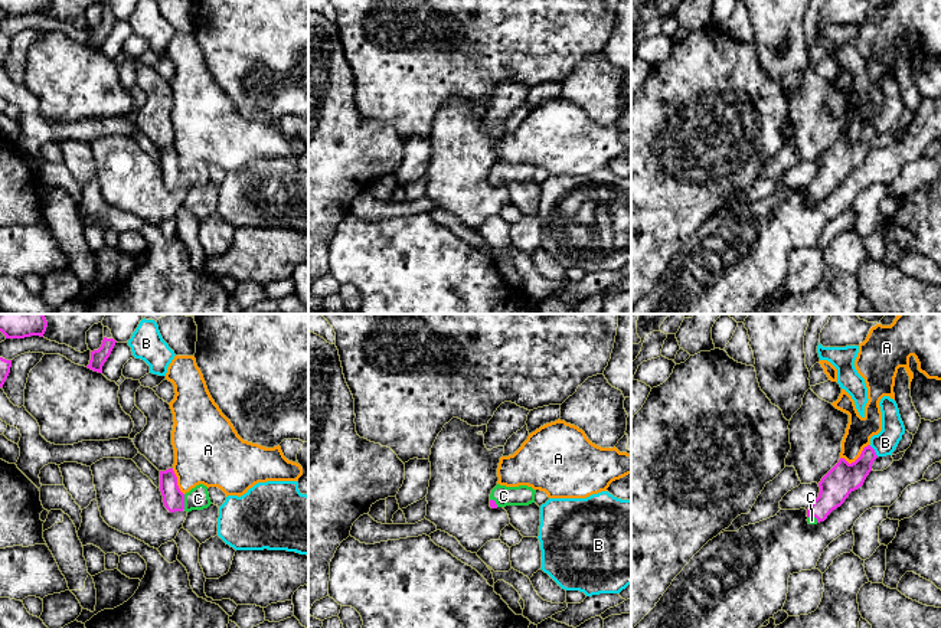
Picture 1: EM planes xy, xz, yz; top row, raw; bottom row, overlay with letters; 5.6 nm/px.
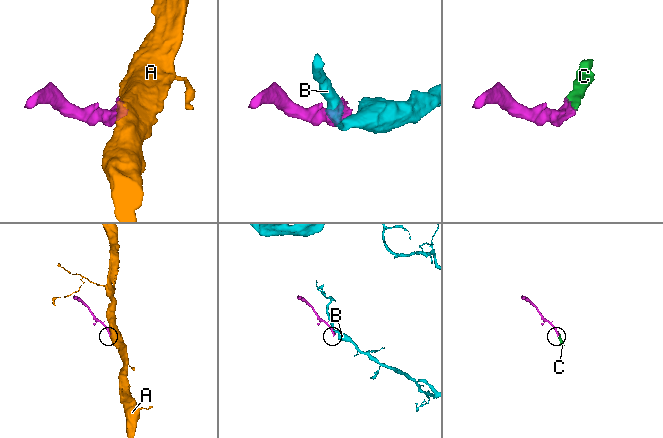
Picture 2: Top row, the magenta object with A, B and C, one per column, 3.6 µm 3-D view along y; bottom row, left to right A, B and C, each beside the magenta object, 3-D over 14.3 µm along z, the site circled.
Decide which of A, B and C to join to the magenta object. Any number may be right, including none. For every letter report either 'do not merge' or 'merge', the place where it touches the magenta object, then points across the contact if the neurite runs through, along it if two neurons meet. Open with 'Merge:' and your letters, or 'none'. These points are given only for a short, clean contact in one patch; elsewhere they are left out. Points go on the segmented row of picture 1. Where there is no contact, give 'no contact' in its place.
Merge: C
A: do not merge; meets magenta in yz at (858, 458)
B: do not merge; meets magenta in yz at (873, 451)
C: merge; meets magenta in xy at (183, 501); runs through xy (173, 499), (183, 501), (198, 499)

